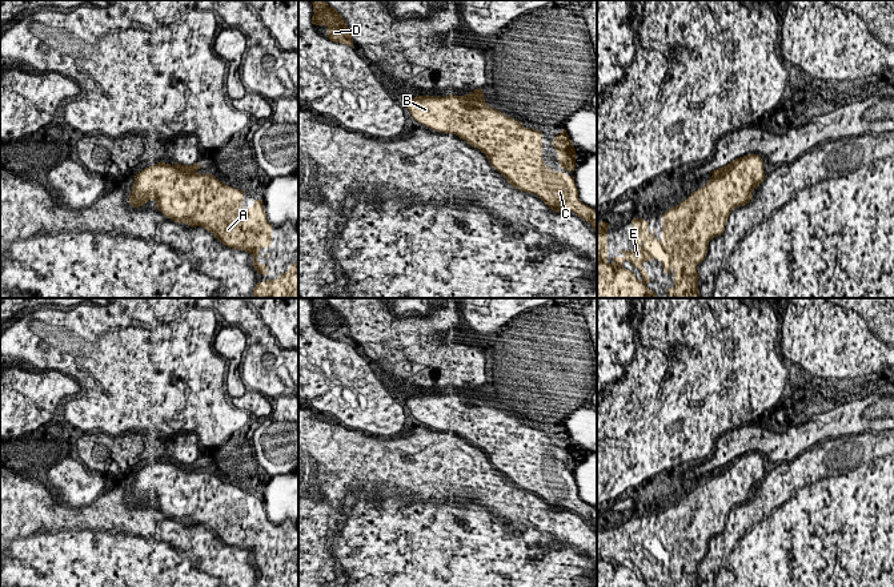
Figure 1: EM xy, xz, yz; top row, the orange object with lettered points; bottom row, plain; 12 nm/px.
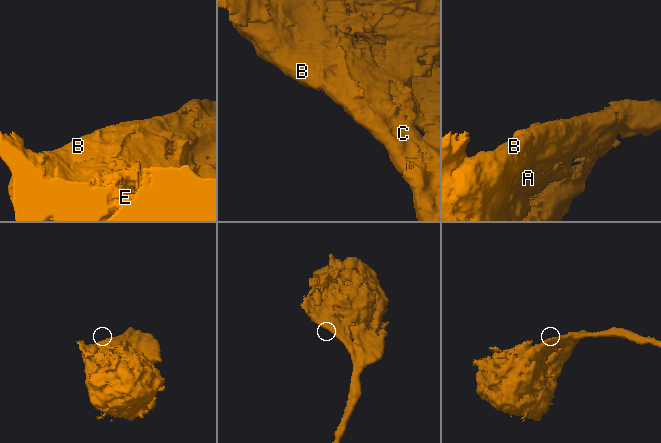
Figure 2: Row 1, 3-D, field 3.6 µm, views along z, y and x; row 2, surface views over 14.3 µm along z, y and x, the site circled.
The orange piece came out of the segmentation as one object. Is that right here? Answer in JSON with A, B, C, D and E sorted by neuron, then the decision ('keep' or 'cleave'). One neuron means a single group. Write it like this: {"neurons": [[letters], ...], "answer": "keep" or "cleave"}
{"neurons": [["A", "B", "C", "D", "E"]], "answer": "keep"}

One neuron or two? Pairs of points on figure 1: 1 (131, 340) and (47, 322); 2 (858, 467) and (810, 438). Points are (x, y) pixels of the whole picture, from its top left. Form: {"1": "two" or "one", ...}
{"1": "one", "2": "two"}

